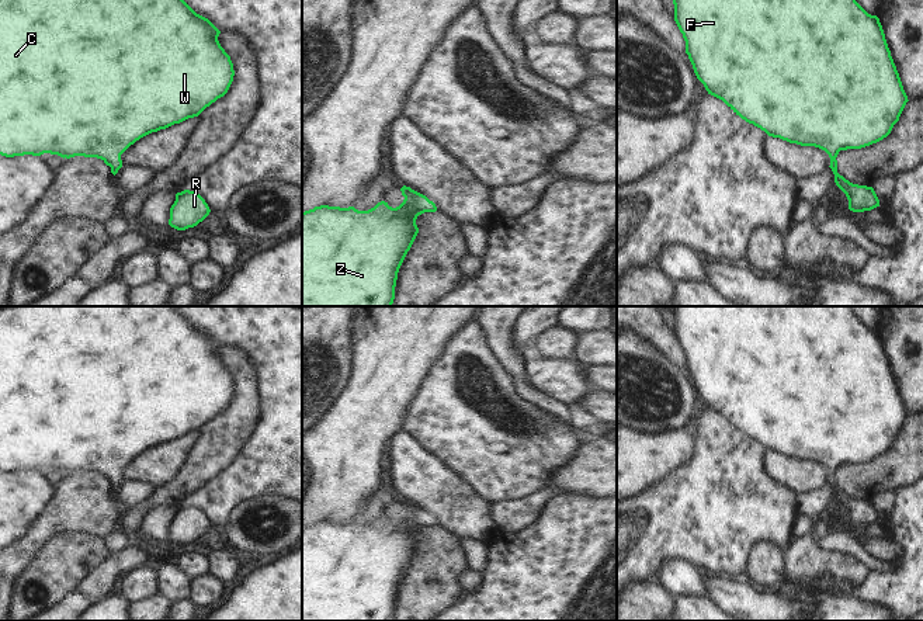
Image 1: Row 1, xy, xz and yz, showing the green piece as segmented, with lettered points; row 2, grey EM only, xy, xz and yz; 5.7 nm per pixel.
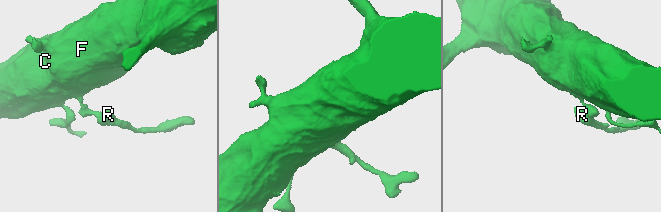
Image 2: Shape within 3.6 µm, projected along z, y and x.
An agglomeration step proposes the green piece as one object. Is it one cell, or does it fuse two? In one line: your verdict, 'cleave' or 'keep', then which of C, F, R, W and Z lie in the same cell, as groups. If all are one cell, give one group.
keep; C F R W Z

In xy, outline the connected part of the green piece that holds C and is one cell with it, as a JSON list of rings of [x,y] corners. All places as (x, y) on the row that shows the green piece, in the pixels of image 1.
[[[0,0],[0,155],[6,157],[14,156],[41,156],[44,153],[58,155],[60,157],[97,157],[111,167],[115,176],[122,167],[121,155],[140,138],[166,129],[174,124],[180,124],[188,118],[198,117],[207,107],[223,97],[235,76],[230,56],[221,46],[218,37],[221,31],[205,17],[197,14],[184,0]]]

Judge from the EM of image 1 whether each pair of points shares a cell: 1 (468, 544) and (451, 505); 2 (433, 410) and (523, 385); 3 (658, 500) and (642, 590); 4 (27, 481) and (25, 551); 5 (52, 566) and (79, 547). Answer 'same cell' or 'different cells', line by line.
1: different cells
2: different cells
3: different cells
4: different cells
5: same cell

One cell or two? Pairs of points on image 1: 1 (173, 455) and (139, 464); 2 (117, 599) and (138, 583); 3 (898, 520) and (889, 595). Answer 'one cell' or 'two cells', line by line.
1: one cell
2: one cell
3: one cell

